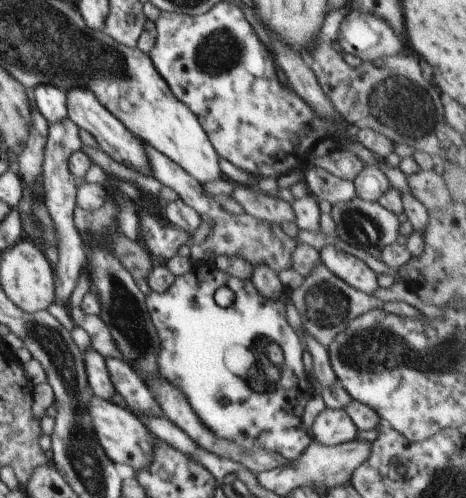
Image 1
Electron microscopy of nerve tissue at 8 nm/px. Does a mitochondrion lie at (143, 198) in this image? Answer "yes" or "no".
no

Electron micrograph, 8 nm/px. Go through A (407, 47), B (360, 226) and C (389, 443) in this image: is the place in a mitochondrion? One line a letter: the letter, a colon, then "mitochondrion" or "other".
A: other
B: mitochondrion
C: other

